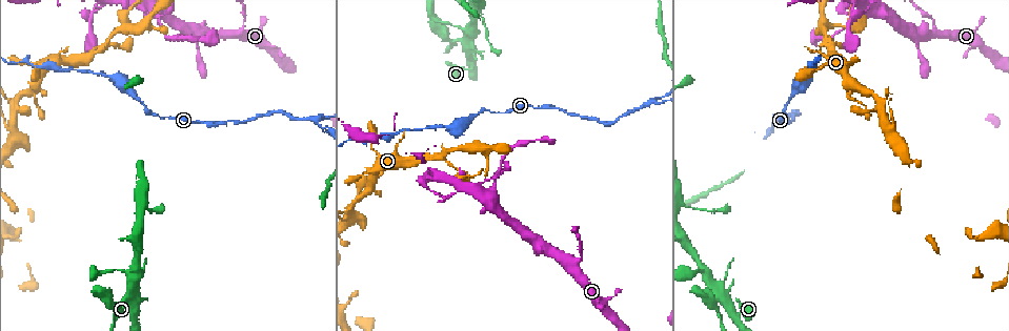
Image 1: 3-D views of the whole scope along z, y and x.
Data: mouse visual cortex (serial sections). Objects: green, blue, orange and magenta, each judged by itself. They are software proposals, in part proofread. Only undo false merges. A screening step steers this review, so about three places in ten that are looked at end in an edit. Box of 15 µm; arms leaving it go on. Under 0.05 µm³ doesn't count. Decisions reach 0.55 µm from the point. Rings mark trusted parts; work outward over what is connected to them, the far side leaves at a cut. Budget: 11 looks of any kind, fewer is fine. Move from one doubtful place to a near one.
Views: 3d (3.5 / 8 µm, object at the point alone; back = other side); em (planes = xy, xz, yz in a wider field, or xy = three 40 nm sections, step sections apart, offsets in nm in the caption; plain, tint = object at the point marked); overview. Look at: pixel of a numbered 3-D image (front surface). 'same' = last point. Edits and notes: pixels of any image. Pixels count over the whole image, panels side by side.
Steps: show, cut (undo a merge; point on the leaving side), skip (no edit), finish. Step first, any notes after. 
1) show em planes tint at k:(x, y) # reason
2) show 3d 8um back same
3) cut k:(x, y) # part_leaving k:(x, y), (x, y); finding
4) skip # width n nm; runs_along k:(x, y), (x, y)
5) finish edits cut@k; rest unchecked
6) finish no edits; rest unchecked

show 3d 3.5um at 1:(716, 306) # abrupt turn

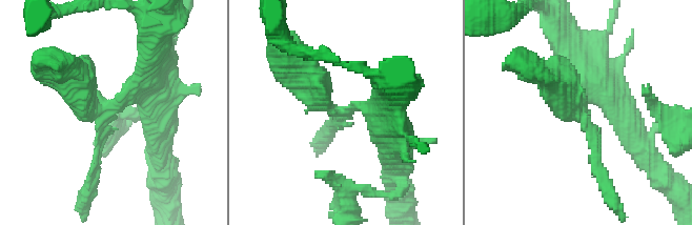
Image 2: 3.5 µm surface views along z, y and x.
show em xy step 1 tint at 2:(580, 111)

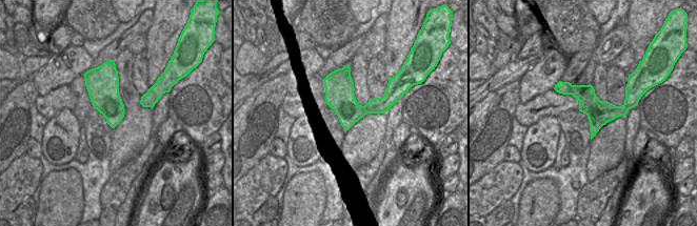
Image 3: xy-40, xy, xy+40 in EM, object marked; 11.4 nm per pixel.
skip # runs_along 2:(390, 131), (358, 104), (336, 110), (297, 69); continuous, no second cell

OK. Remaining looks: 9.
show 3d 3.5um at 1:(651, 103) # thick turns thin

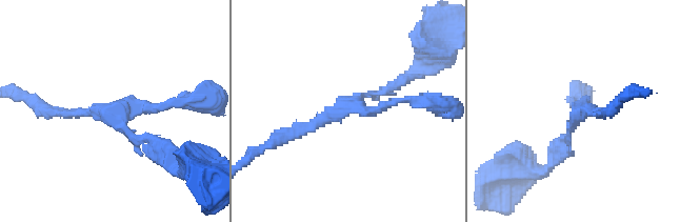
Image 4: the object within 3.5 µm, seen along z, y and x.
skip # runs_along 4:(280, 137), (400, 80); all the same cell

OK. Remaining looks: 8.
show 3d 3.5um at 1:(833, 44) # narrows sharply

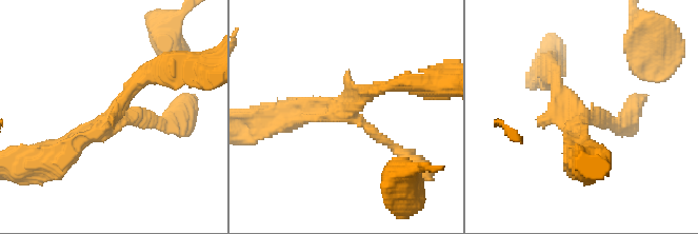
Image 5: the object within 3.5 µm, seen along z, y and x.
show em xy step 1 tint at 5:(110, 120) # now the EM

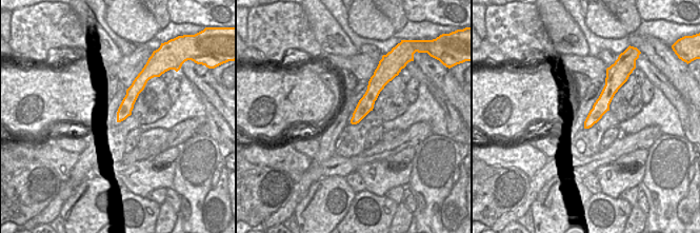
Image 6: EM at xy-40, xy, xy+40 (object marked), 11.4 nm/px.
skip # runs_along 6:(608, 76), (608, 92), (586, 125); one cell here

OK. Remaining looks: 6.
show em xy step 3 tint at 1:(494, 177) # a fork

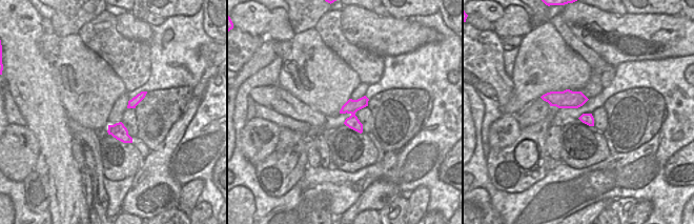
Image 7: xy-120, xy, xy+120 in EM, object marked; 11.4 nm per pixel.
show 3d 3.5um same # see where the arms go

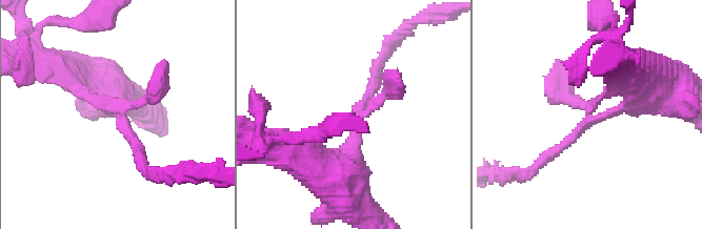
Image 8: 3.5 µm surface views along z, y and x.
skip # runs_along 8:(664, 86), (586, 122), (543, 161); all the same cell

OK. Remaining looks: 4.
show 3d 3.5um at 1:(879, 103) # four-way junction

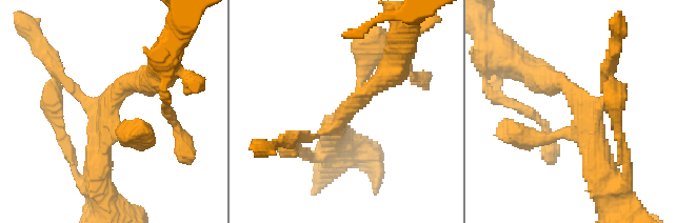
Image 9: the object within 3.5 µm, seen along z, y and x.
show em planes tint at 9:(343, 114)

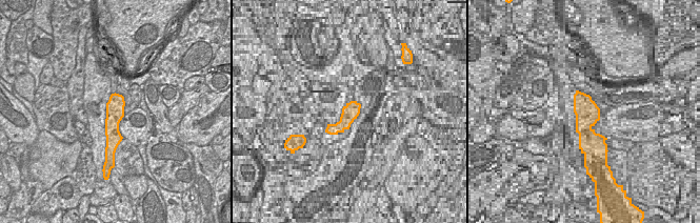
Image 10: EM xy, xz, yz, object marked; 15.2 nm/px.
skip # arm_widths 150, 150, 300, 350 nm; runs_along 9:(542, 78), (596, 120), (599, 175); all the same cell

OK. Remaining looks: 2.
finish no edits; rest unchecked

